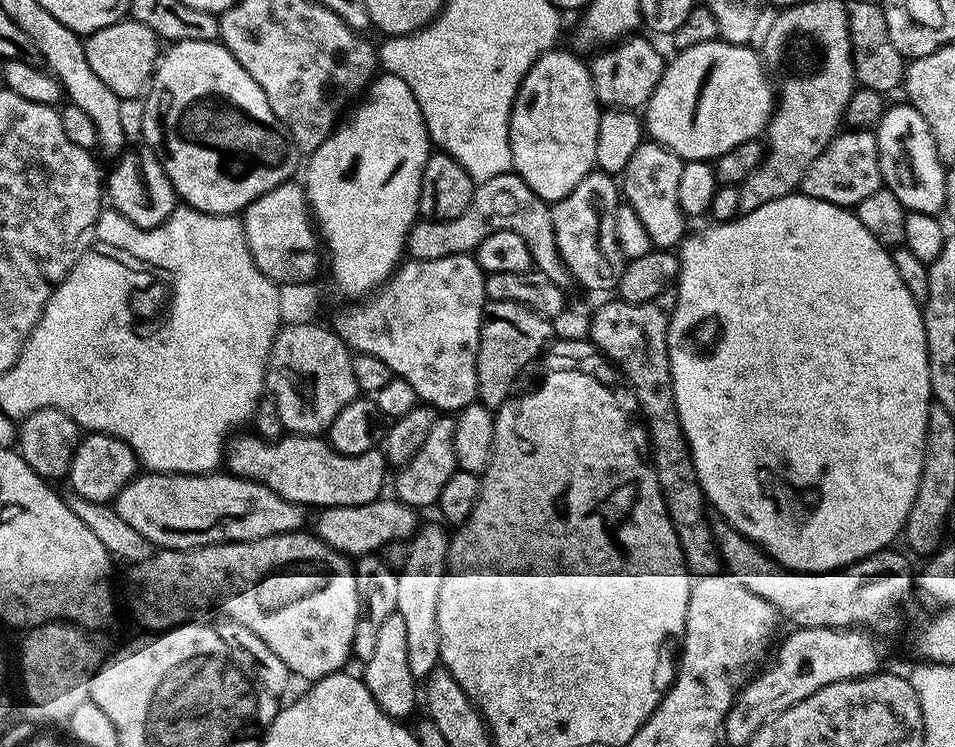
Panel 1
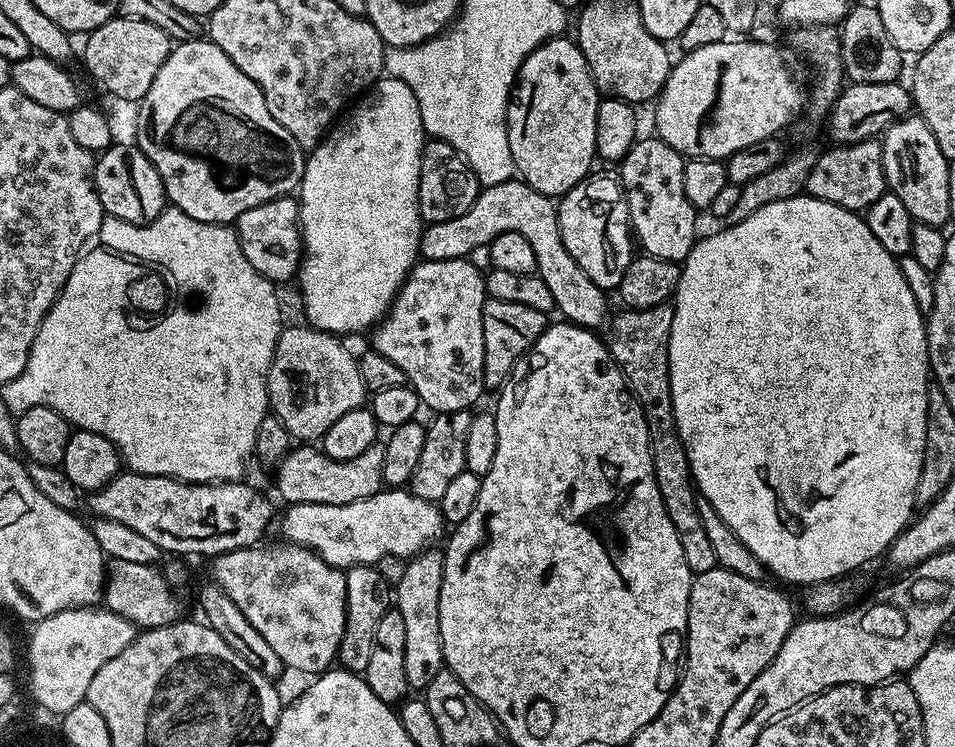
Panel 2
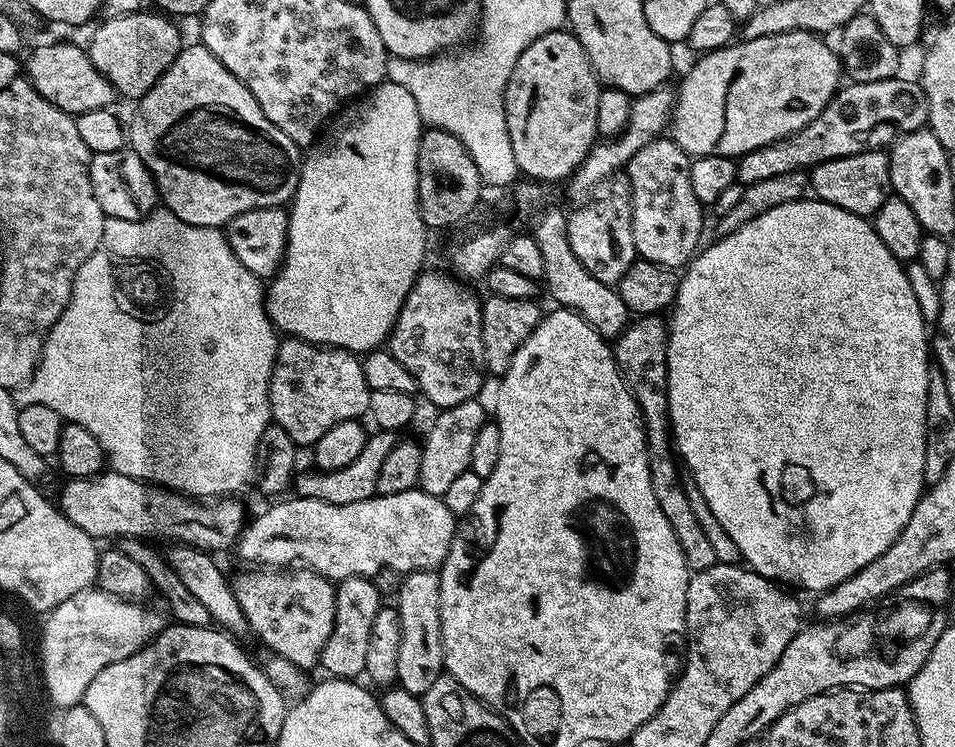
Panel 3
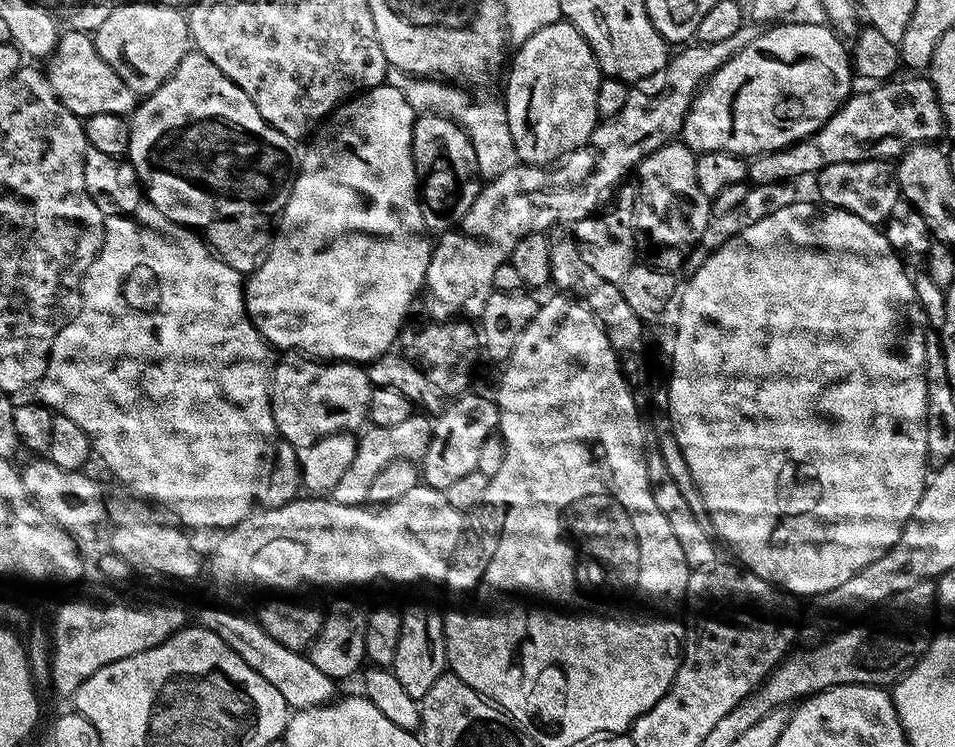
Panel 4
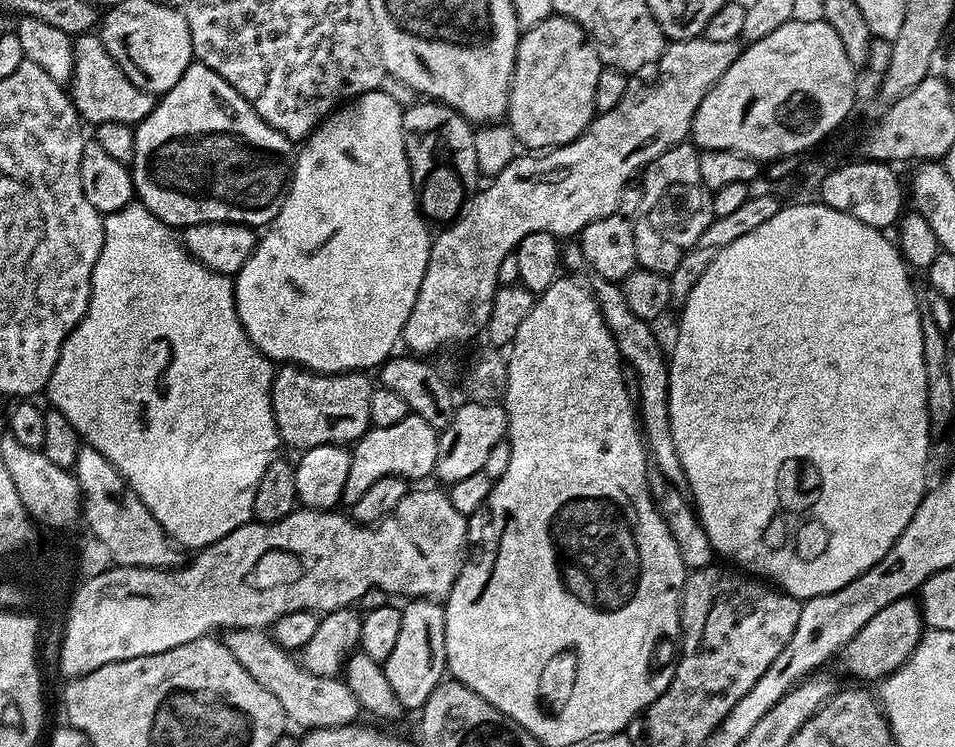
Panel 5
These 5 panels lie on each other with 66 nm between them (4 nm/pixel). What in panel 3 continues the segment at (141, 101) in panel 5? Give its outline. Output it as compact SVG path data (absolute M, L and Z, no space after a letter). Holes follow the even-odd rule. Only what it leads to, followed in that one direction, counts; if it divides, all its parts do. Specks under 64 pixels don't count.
M40 44L29 54L28 60L26 56L22 68L27 80L34 86L34 90L38 90L38 94L42 94L42 98L46 98L46 102L54 102L54 106L58 106L58 110L68 112L74 117L81 116L86 110L112 108L114 104L112 99L117 99L118 96L112 83L97 70L94 62L90 62L87 51L81 45L79 48L76 44Z

